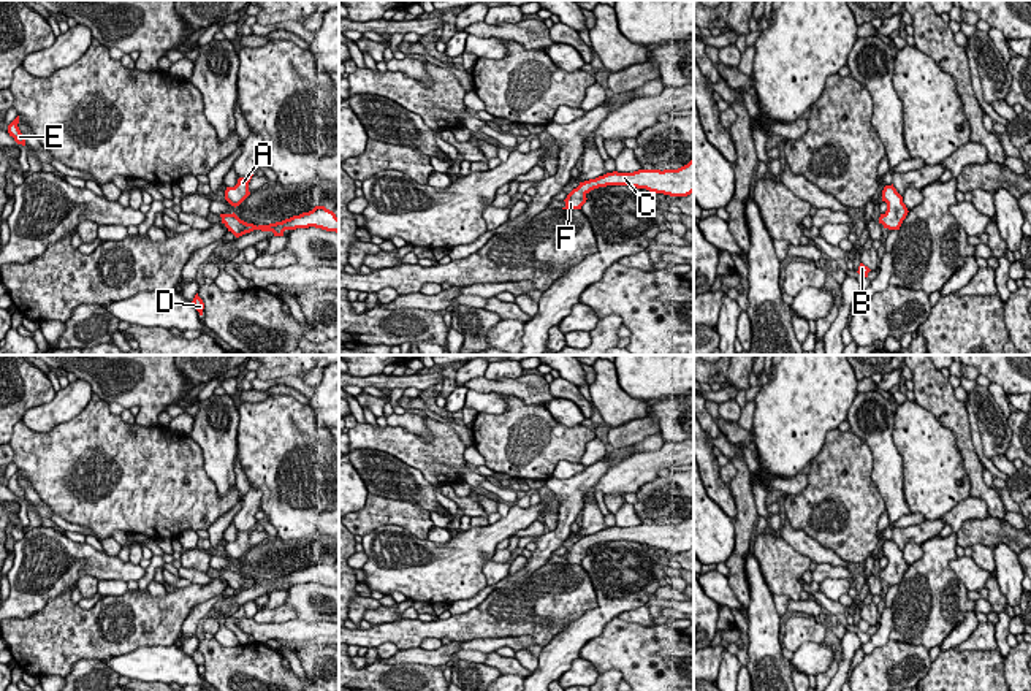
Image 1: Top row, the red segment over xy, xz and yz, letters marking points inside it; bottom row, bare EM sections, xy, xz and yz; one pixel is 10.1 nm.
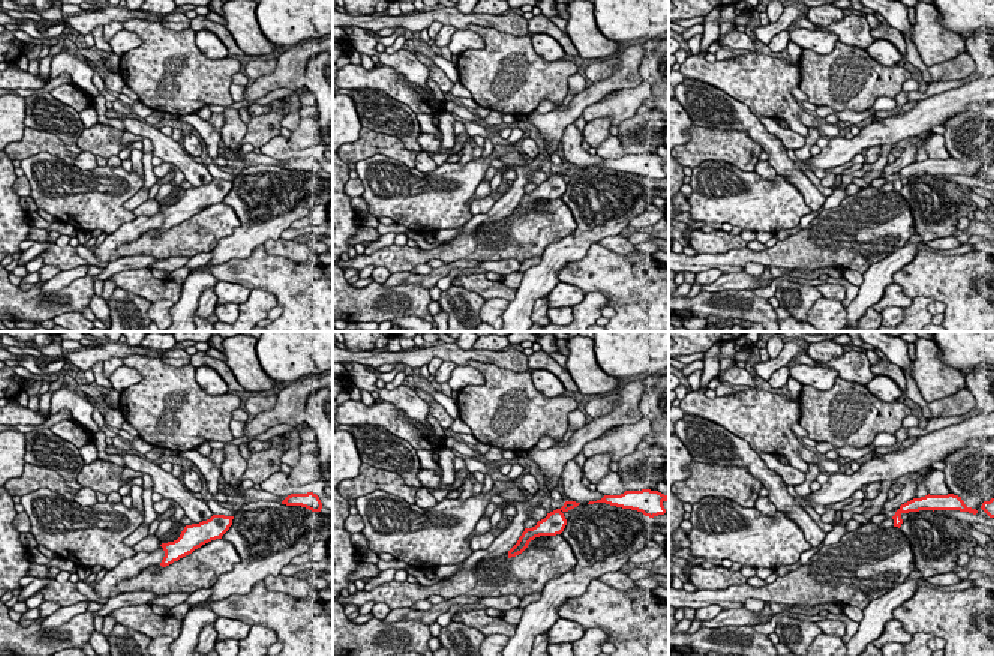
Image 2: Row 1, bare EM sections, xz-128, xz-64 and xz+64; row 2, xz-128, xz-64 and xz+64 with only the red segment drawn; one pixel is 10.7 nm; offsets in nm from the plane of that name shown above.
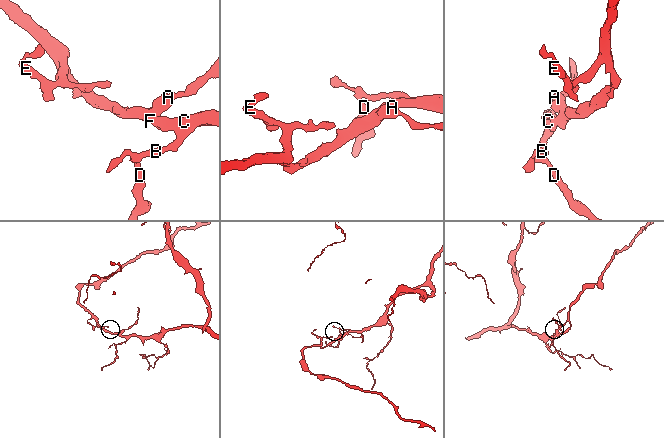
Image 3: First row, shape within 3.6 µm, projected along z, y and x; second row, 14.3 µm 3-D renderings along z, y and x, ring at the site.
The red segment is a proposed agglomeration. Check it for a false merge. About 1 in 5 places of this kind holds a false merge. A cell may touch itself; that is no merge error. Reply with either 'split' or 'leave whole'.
leave whole

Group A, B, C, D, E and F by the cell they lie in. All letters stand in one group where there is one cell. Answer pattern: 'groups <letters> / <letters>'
groups A B C D E F

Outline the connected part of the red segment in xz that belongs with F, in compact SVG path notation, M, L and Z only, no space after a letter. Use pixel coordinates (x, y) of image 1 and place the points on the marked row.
M694 160L678 170L638 170L633 173L613 171L580 182L580 185L564 200L565 206L562 209L581 209L588 200L586 195L591 190L607 185L629 185L670 197L687 197L694 192Z

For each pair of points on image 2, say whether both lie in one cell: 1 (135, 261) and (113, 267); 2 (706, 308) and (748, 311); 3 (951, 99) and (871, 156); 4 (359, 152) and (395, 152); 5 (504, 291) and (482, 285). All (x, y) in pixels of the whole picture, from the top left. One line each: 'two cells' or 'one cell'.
1: one cell
2: one cell
3: two cells
4: one cell
5: one cell

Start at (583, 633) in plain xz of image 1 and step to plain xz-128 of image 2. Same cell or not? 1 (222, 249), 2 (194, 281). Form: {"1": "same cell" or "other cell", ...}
{"1": "same cell", "2": "same cell"}

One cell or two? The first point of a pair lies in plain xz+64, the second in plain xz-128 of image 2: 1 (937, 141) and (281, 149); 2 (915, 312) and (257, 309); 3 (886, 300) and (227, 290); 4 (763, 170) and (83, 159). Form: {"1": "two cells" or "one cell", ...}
{"1": "one cell", "2": "one cell", "3": "one cell", "4": "one cell"}

